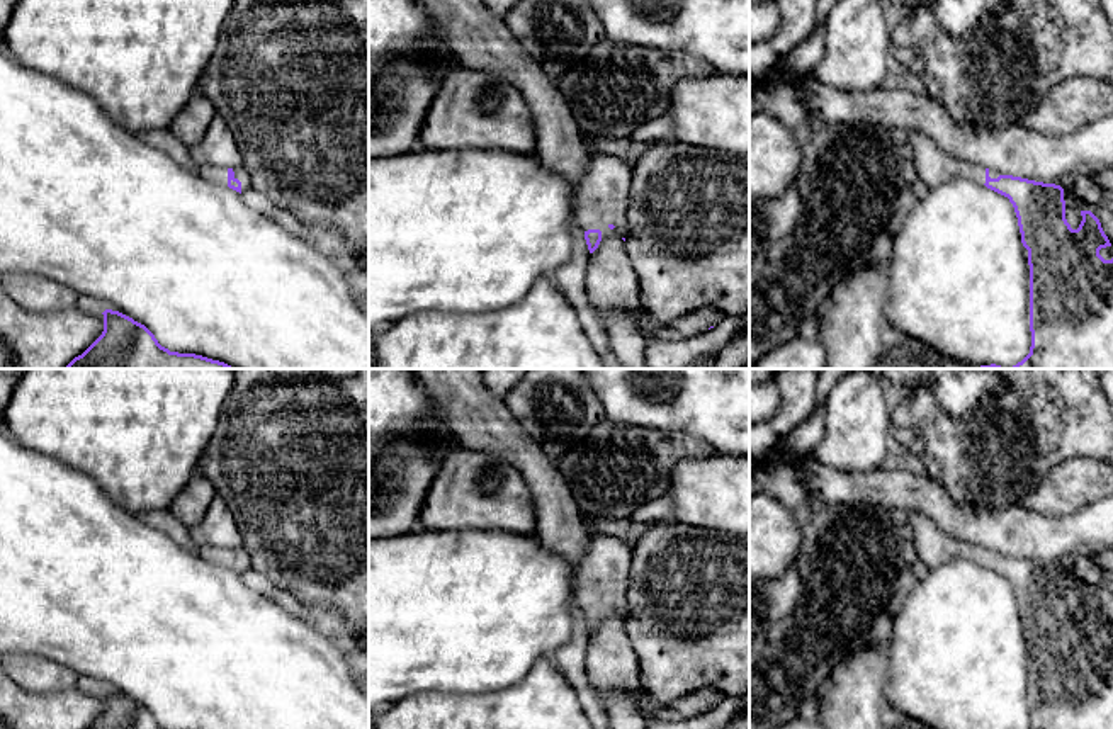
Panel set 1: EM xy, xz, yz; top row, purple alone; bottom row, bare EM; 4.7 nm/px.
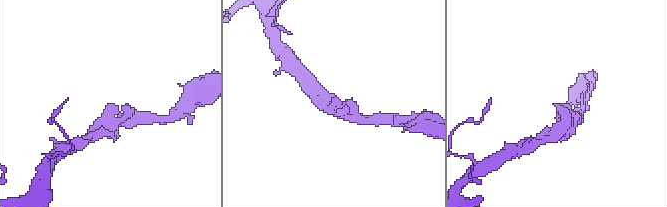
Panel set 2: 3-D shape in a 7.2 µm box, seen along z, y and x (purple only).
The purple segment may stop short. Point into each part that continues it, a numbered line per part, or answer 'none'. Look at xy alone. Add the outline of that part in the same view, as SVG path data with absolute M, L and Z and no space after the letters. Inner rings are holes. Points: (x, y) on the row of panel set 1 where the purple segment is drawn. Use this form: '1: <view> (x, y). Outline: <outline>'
1: xy (240, 172). Outline: M241 165L233 168L233 172L234 172L234 178L241 182L241 192L248 190L251 185L250 185L250 175L246 168Z

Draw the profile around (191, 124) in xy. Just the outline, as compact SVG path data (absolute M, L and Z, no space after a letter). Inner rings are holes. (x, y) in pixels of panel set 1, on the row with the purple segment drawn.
M195 92L177 114L168 129L187 148L197 144L209 131L216 109L206 95Z

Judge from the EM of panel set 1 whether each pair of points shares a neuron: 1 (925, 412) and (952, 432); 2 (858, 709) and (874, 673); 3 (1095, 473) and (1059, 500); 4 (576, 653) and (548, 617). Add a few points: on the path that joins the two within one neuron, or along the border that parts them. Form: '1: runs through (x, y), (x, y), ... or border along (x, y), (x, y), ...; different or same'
1: runs through (932, 418), (945, 432); same
2: runs through (858, 700), (858, 689), (865, 682); same
3: runs through (1086, 481), (1076, 483), (1067, 491); same
4: border along (576, 605), (571, 609), (571, 638), (546, 656); different

